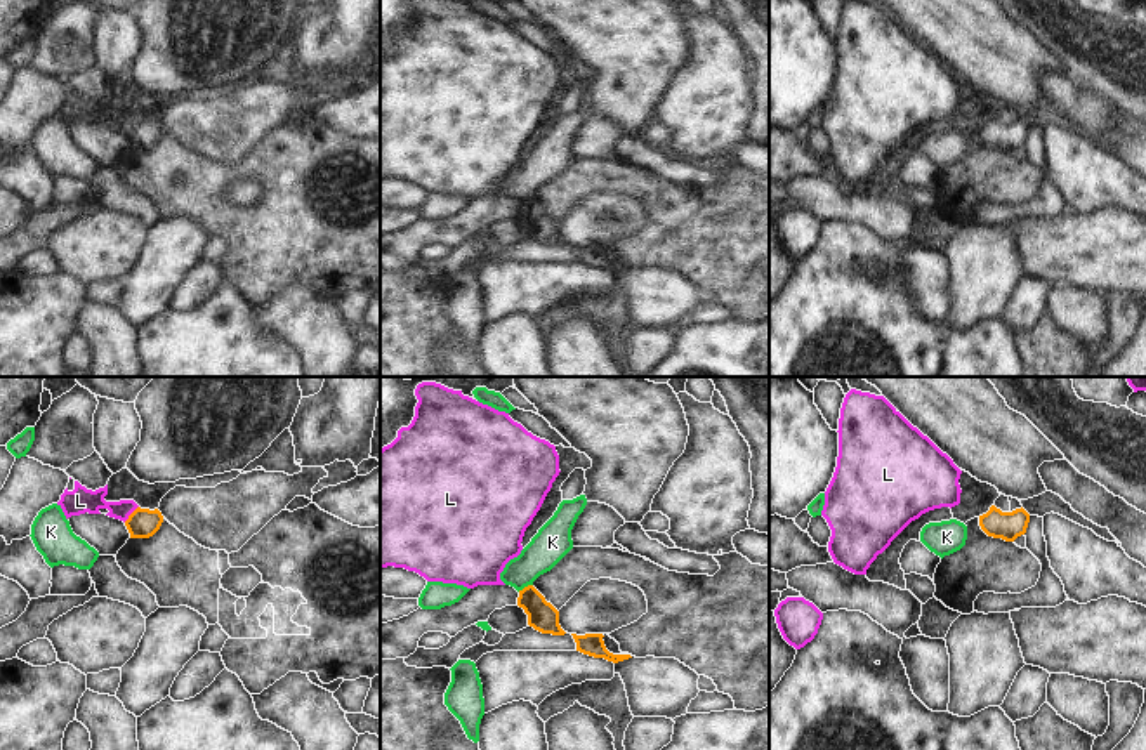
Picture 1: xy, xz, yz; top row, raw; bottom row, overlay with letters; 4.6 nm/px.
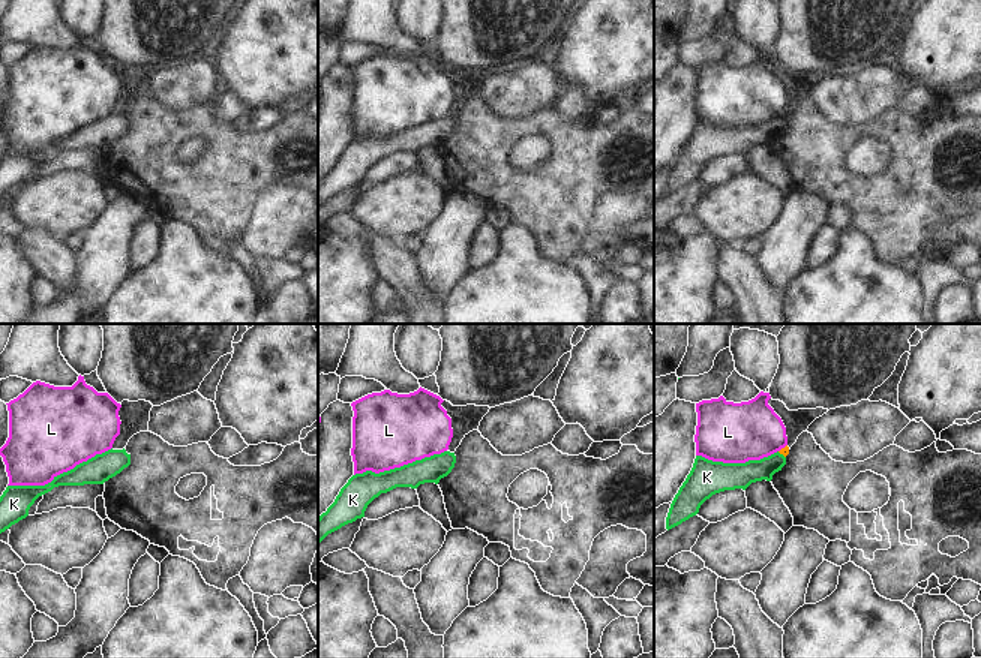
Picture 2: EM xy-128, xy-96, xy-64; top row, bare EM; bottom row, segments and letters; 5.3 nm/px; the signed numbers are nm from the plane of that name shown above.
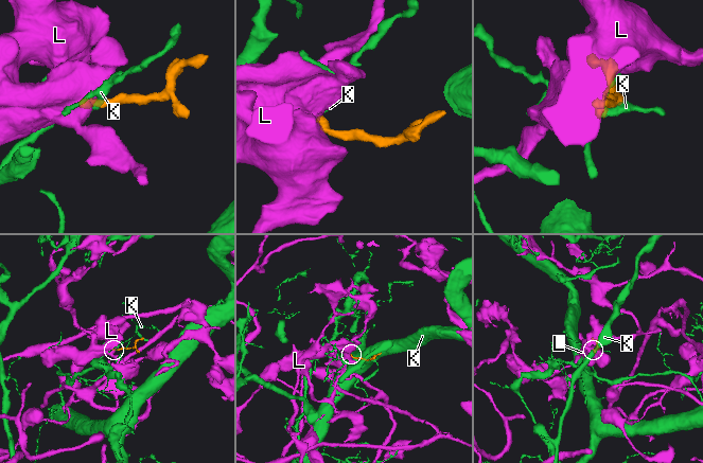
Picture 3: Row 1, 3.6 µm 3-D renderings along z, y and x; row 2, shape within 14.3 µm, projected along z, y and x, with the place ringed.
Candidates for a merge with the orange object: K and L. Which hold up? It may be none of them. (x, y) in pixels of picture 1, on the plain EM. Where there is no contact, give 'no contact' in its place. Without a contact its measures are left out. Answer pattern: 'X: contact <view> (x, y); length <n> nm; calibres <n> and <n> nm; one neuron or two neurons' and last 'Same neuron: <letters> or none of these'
K: contact xz (525, 198); length 80 nm; calibres 140 and 170 nm; two neurons
L: contact xy (131, 125); length 100 nm; calibres 140 and 120 nm; two neurons
Same neuron: none of these

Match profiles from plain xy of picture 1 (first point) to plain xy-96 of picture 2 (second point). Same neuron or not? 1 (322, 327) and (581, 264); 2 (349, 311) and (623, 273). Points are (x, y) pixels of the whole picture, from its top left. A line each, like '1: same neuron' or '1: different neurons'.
1: different neurons
2: different neurons

